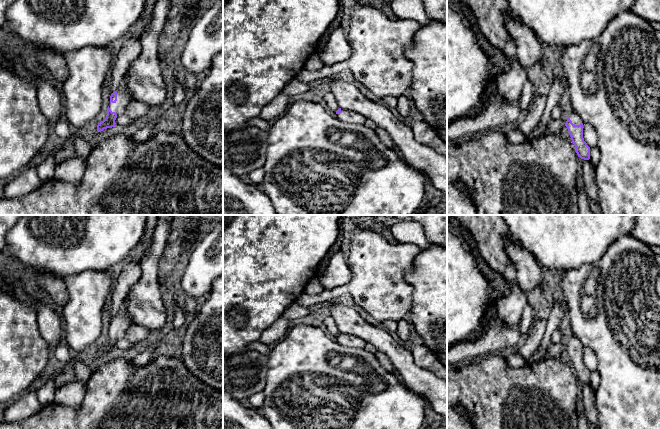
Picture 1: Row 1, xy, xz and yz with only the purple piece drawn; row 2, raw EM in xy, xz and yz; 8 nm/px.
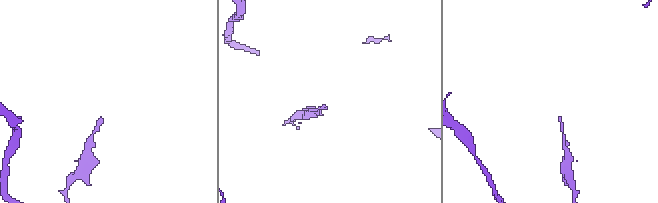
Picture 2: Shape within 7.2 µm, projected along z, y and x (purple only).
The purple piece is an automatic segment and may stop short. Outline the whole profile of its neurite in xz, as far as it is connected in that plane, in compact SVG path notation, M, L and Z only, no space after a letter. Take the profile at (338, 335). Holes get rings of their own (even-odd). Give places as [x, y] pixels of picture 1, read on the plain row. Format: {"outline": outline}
{"outline": "M341 332L336 335L336 342L343 346L354 348L364 348L366 344L363 339Z"}

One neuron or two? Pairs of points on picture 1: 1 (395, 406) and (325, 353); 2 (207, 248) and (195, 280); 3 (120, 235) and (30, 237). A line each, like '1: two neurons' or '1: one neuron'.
1: one neuron
2: one neuron
3: one neuron

